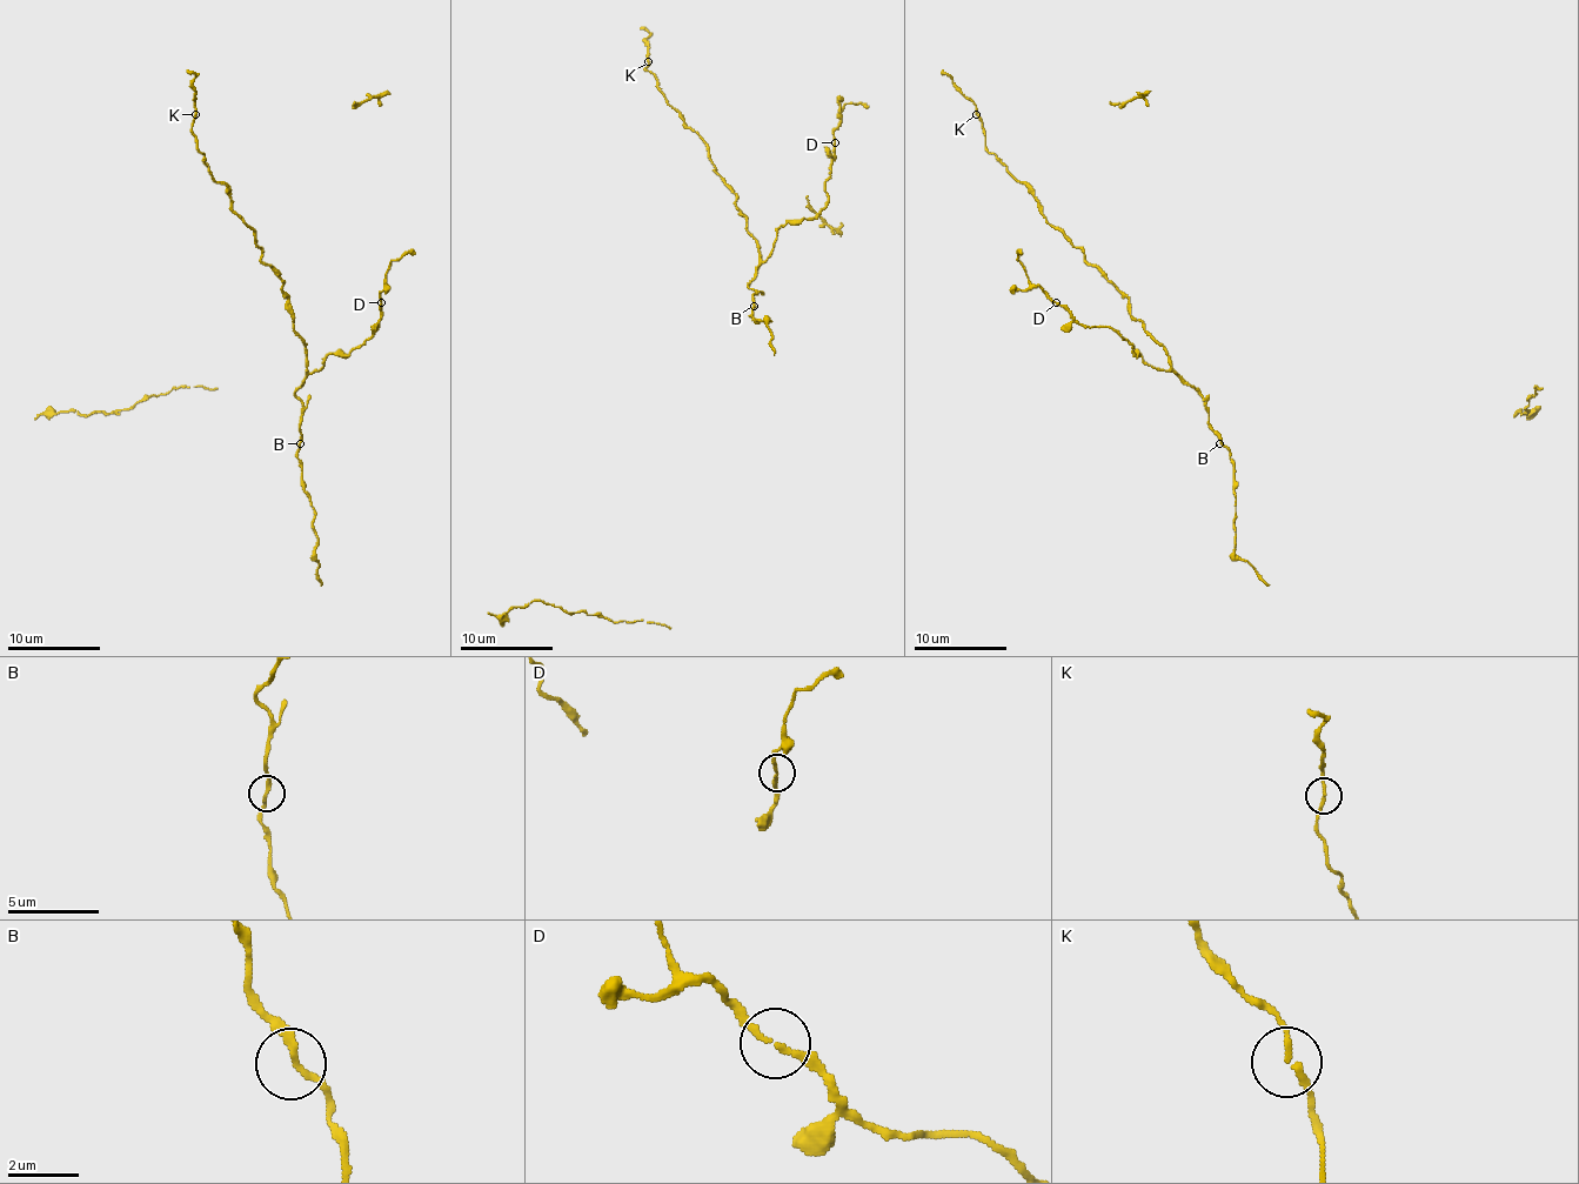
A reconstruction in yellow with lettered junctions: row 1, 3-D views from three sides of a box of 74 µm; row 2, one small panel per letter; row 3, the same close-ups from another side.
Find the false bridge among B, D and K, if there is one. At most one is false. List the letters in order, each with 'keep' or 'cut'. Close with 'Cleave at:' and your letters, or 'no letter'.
B: keep
D: keep
K: keep
Cleave at: no letter

